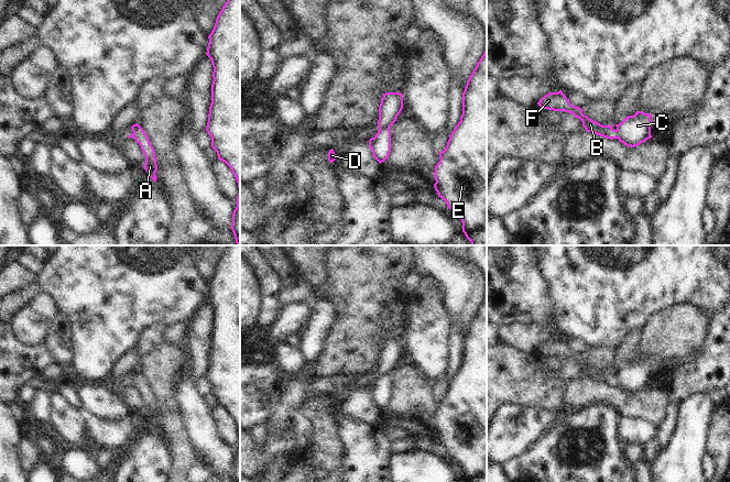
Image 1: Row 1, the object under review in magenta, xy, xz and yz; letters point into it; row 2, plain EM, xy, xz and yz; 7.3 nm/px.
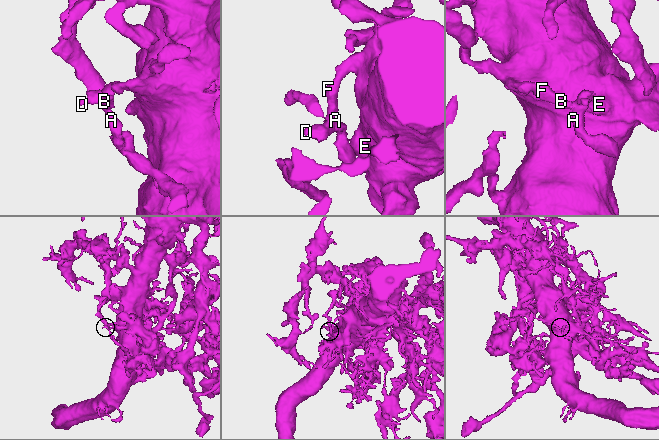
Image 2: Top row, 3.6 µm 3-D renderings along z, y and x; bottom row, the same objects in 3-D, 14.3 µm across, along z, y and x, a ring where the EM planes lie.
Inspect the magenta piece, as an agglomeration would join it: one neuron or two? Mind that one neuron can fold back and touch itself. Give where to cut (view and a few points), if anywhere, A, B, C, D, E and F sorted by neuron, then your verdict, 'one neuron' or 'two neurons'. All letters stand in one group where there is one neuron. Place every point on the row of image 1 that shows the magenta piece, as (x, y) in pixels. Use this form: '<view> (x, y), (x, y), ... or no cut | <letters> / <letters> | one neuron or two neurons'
xz (389, 127), (379, 130) | A C D / B E F | two neurons

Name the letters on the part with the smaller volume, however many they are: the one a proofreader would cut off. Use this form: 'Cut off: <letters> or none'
Cut off: A, C, D

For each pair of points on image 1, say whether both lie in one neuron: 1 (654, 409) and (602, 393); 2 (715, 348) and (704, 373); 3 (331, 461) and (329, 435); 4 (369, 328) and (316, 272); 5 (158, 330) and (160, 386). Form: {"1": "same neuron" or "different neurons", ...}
{"1": "same neuron", "2": "same neuron", "3": "same neuron", "4": "different neurons", "5": "different neurons"}

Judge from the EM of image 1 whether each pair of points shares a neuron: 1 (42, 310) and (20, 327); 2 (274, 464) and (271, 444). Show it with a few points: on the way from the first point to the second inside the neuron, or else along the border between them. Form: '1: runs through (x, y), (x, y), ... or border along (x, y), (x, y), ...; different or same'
1: runs through (36, 316), (25, 326); same
2: border along (268, 459), (283, 458), (289, 467); different

